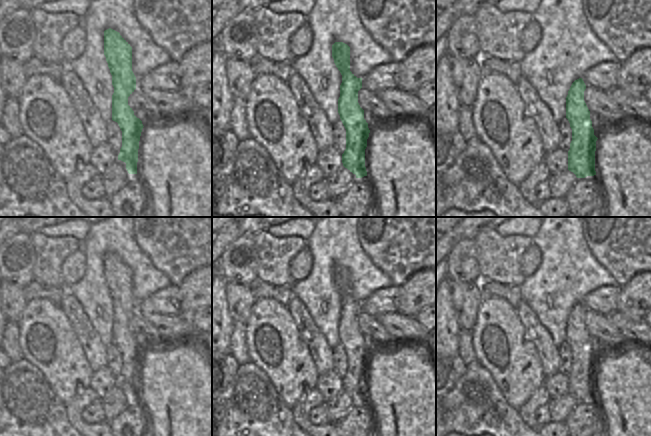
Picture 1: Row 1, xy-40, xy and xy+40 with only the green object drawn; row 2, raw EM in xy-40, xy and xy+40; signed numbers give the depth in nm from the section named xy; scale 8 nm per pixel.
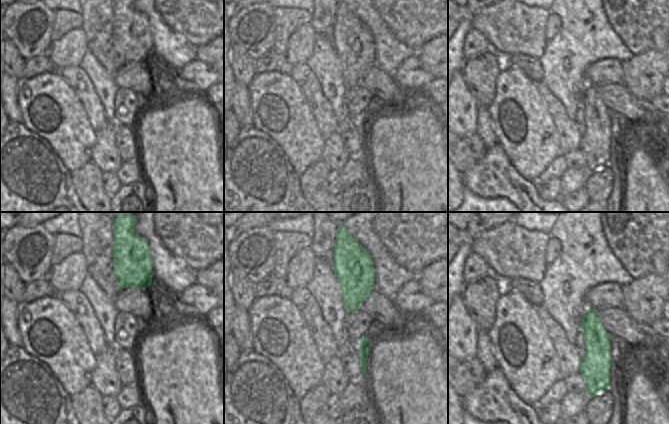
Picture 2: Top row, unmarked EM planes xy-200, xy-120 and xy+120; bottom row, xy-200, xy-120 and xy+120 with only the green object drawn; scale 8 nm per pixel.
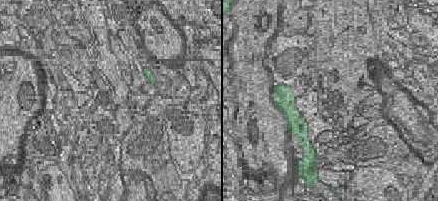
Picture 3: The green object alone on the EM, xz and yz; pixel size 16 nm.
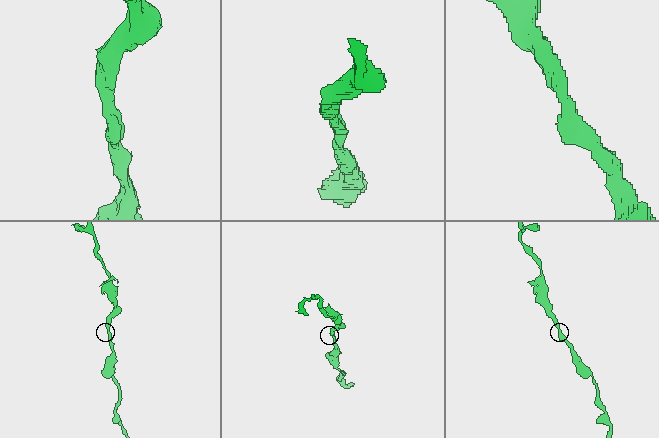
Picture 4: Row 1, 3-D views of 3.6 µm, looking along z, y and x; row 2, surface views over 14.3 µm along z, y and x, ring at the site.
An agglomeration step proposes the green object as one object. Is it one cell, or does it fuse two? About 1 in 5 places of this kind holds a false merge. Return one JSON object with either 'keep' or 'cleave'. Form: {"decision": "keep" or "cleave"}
{"decision": "keep"}

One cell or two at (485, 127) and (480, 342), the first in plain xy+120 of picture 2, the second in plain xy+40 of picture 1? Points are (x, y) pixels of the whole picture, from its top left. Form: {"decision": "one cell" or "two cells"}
{"decision": "two cells"}

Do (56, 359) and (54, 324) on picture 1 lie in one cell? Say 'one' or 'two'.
one

